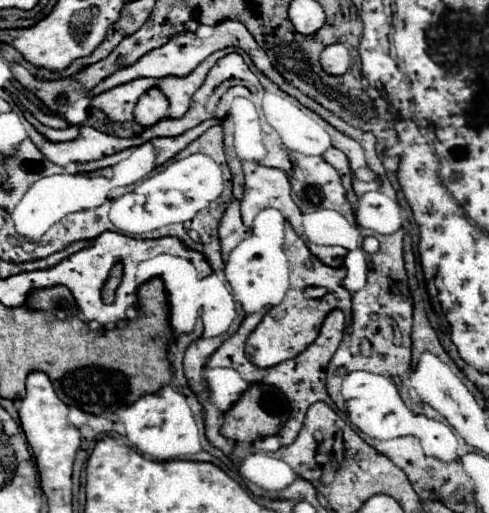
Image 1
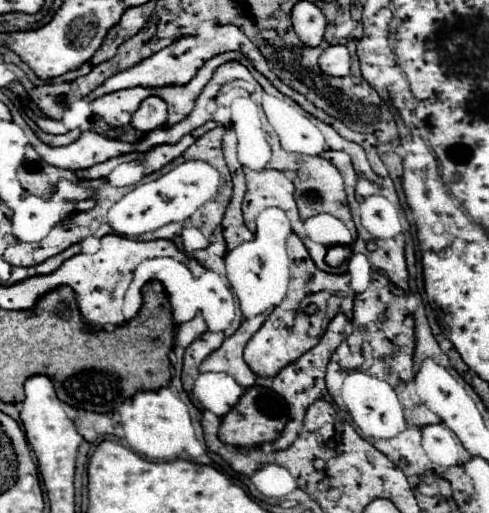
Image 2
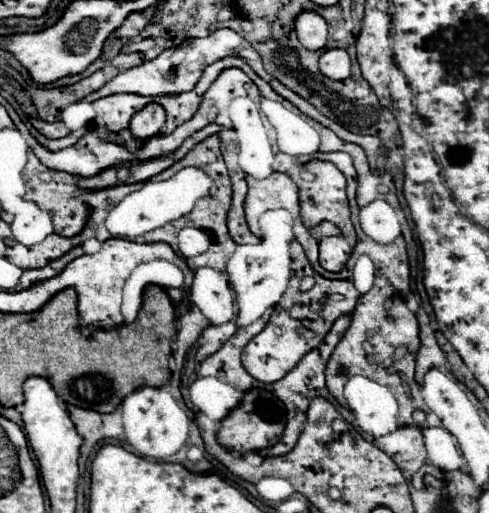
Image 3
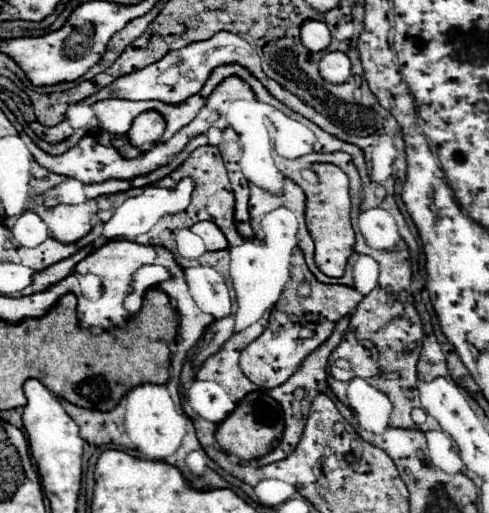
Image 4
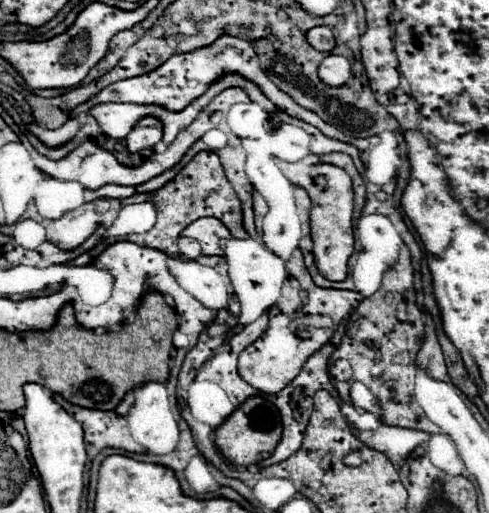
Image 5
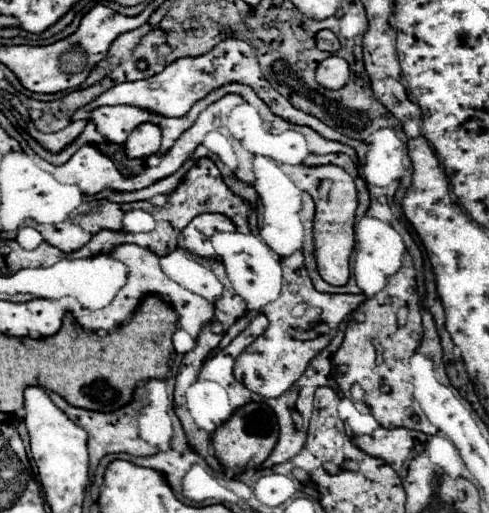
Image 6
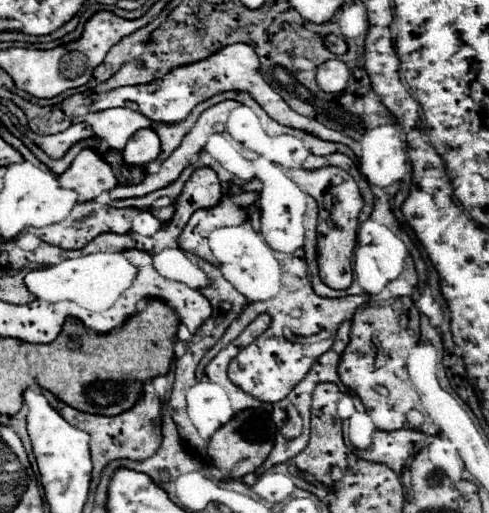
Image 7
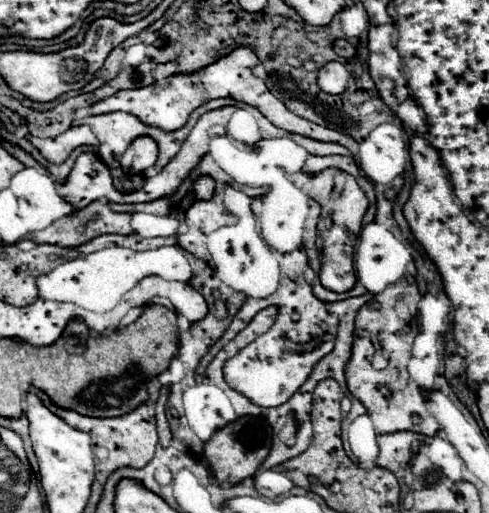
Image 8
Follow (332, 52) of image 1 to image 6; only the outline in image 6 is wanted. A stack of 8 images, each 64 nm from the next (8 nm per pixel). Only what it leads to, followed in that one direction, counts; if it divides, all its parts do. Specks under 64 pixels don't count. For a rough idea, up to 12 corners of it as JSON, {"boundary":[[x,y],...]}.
{"boundary":[[328,56],[316,68],[316,80],[328,90],[348,82],[344,58]]}

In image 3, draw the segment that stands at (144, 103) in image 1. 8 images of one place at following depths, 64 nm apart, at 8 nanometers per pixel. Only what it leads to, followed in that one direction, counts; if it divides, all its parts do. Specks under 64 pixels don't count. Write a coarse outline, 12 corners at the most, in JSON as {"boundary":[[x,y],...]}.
{"boundary":[[152,102],[130,120],[134,138],[162,132],[166,112]]}

